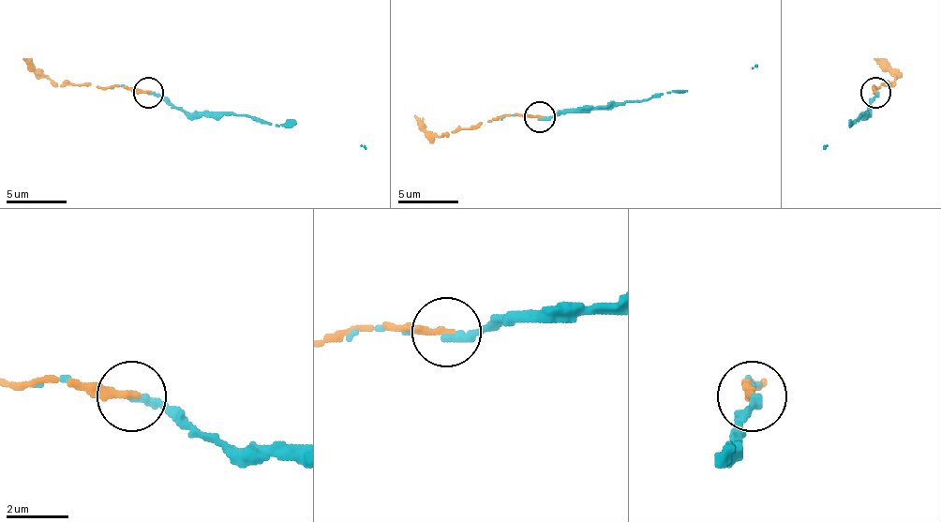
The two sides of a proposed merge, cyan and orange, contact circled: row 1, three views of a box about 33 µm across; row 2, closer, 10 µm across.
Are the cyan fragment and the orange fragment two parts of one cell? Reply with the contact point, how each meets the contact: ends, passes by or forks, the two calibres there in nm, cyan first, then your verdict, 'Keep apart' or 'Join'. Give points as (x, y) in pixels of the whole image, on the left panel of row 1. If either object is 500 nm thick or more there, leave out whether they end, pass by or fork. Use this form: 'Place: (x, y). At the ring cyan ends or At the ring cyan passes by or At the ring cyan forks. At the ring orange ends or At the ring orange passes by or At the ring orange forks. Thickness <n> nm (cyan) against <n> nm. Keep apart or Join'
Place: (148, 92). At the ring cyan passes by. At the ring orange ends. Thickness 240 nm (cyan) against 280 nm. Join

